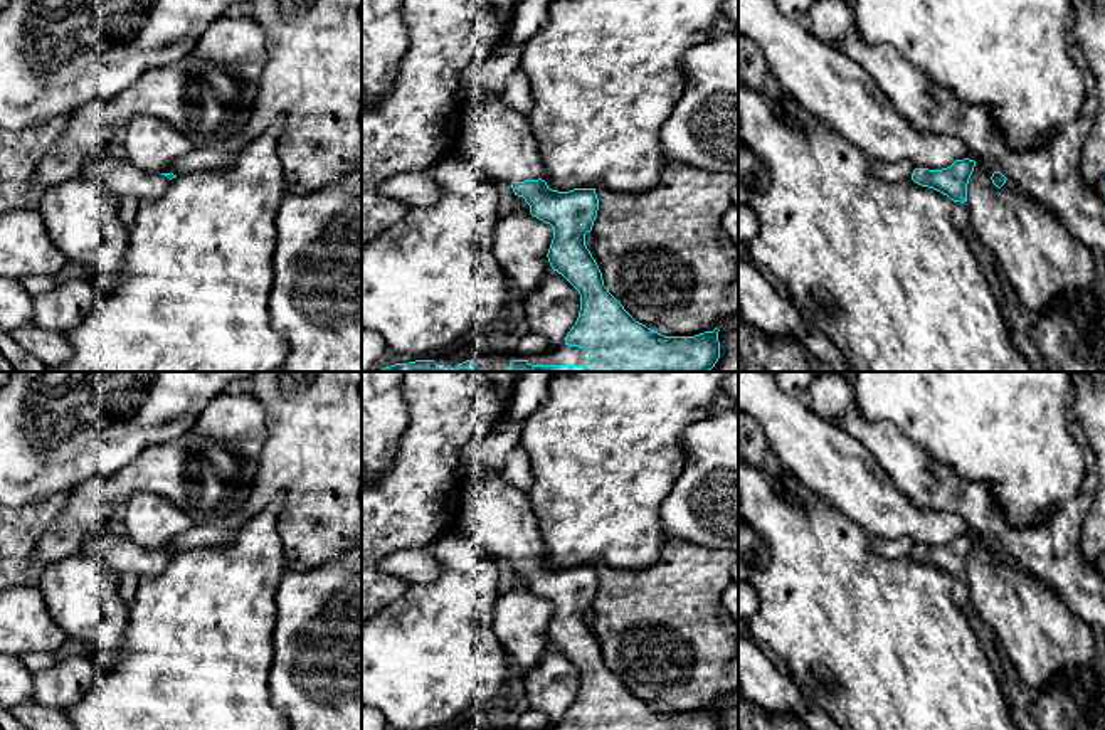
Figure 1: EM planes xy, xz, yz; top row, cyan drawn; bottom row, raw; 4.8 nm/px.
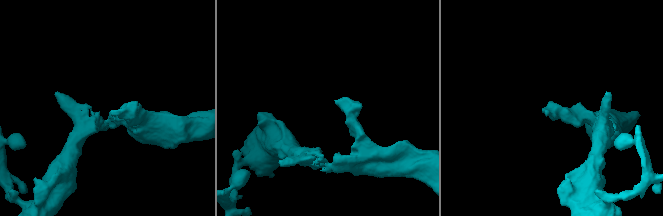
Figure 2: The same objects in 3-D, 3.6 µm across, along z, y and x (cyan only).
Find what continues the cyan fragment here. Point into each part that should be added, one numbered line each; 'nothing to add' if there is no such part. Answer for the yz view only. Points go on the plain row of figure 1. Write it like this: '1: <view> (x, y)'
nothing to add

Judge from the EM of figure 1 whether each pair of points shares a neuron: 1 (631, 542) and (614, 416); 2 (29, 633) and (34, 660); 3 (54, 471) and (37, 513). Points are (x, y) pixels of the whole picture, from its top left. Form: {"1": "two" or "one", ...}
{"1": "one", "2": "two", "3": "two"}

